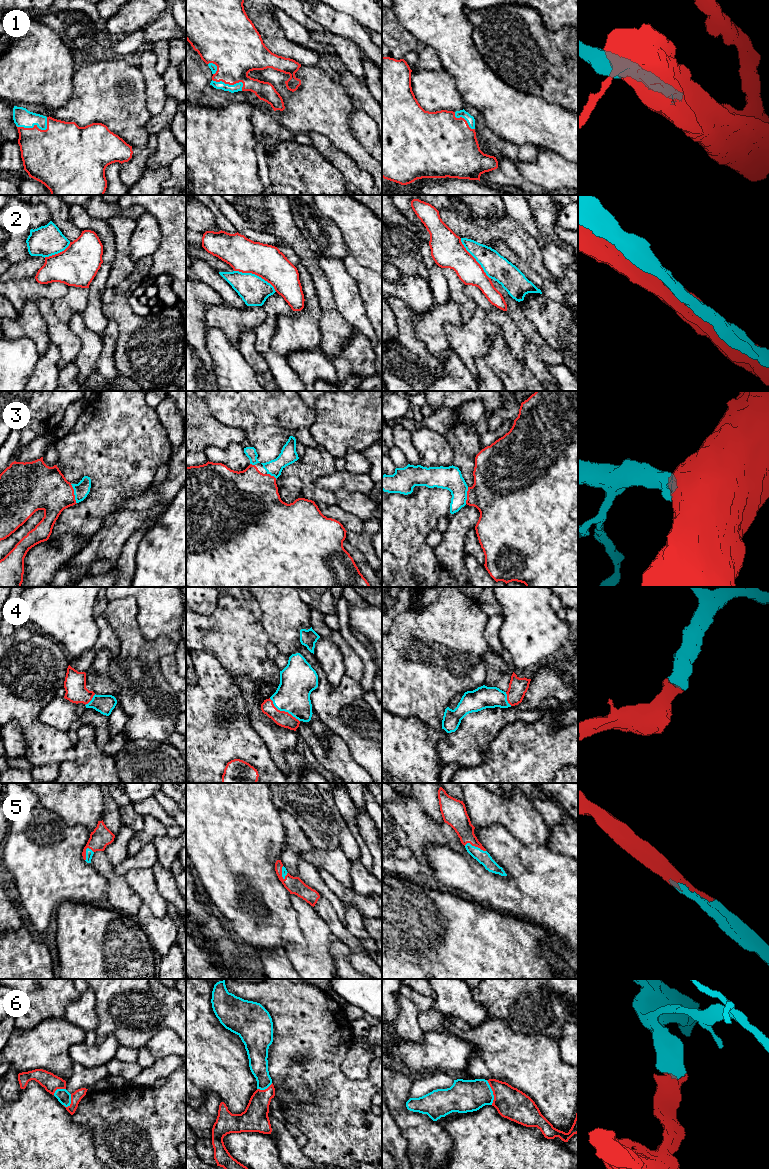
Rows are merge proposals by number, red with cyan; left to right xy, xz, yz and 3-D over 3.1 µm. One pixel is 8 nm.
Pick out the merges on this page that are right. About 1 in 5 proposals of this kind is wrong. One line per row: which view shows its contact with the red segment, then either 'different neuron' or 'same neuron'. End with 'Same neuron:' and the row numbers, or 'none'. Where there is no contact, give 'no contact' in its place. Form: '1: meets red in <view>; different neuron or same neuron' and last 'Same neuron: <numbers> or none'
1: meets red in xy; same neuron
2: meets red in xz; different neuron
3: meets red in xy; same neuron
4: meets red in xz; same neuron
5: meets red in yz; same neuron
6: meets red in yz; same neuron
Same neuron: 1, 3, 4, 5, 6

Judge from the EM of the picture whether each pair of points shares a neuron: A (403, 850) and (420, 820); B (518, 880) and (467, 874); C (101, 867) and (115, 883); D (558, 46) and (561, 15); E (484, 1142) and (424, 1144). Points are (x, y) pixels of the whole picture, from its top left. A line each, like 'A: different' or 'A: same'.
A: different
B: same
C: same
D: different
E: different

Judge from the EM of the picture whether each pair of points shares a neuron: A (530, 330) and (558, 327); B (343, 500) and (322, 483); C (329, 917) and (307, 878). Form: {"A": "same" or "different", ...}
{"A": "different", "B": "different", "C": "different"}

